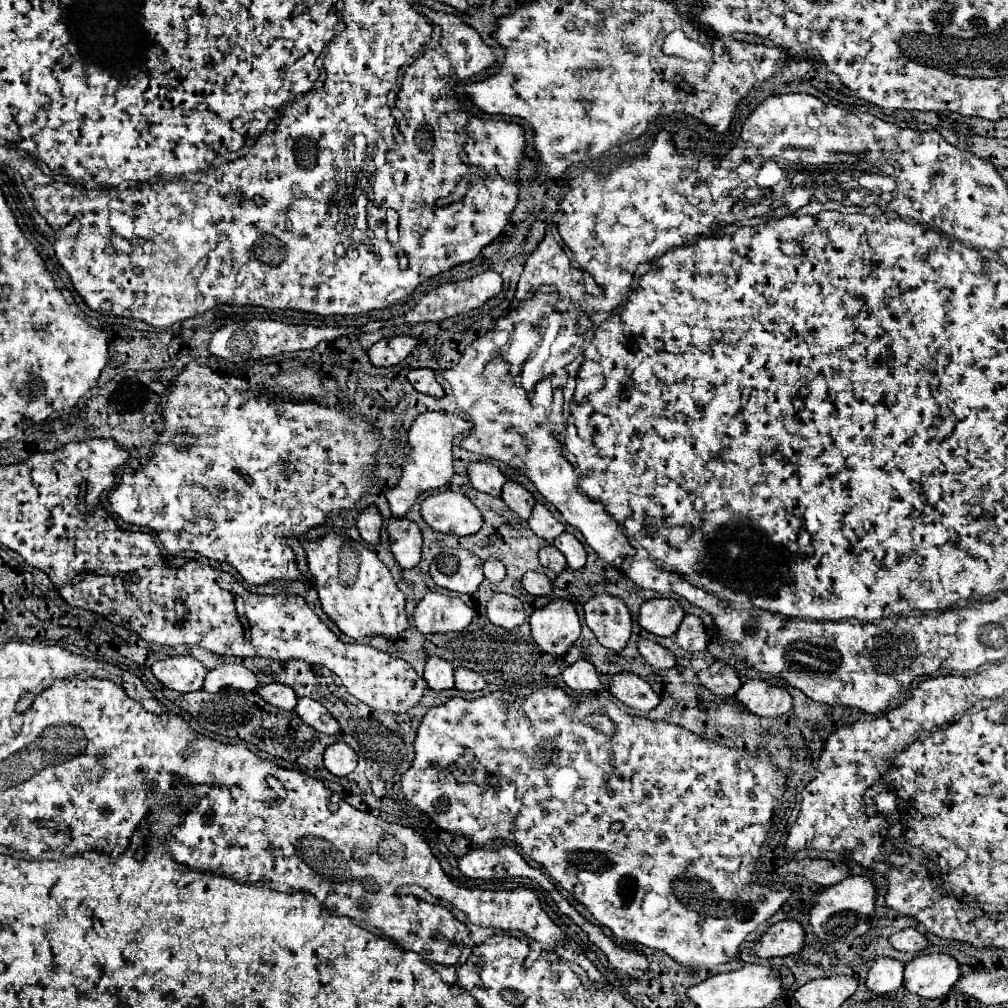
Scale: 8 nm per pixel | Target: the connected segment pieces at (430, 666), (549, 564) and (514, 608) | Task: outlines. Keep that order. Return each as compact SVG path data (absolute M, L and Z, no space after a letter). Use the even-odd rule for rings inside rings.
M429 657L427 665L425 665L425 681L429 683L429 687L433 691L445 691L445 689L453 689L455 681L453 681L453 665L445 659L439 657Z
M547 545L539 551L539 563L555 573L561 573L565 569L565 557L561 555L561 551L557 551L557 547Z
M495 593L487 603L487 617L497 627L515 629L525 621L523 603L513 595Z

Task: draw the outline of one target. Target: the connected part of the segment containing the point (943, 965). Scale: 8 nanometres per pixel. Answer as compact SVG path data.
M917 955L905 965L903 987L925 999L939 999L959 977L959 963L951 955Z

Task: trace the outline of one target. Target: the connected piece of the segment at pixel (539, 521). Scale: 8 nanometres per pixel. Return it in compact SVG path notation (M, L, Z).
M537 503L533 507L529 527L533 529L533 533L537 533L541 539L547 539L547 541L553 541L565 531L565 527L553 517L553 513L543 503Z

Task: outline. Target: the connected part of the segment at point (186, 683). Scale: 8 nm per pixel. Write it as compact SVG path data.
M167 657L163 661L157 661L151 667L153 675L167 687L179 693L199 691L203 687L203 679L207 669L193 657Z

